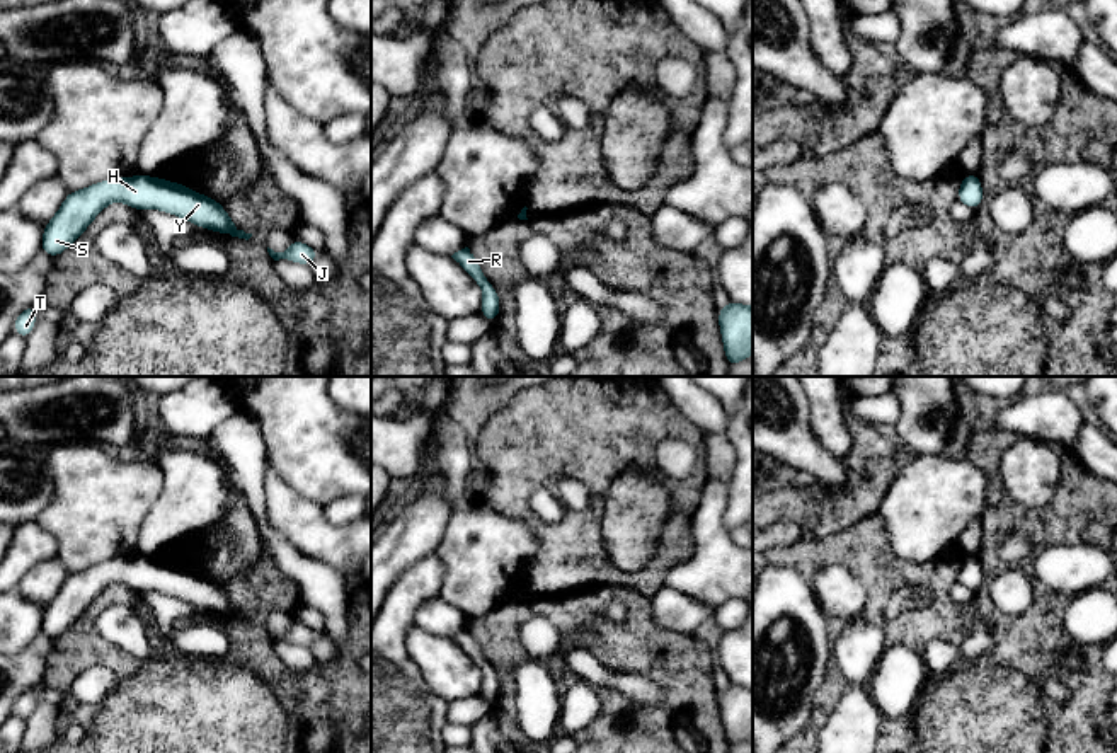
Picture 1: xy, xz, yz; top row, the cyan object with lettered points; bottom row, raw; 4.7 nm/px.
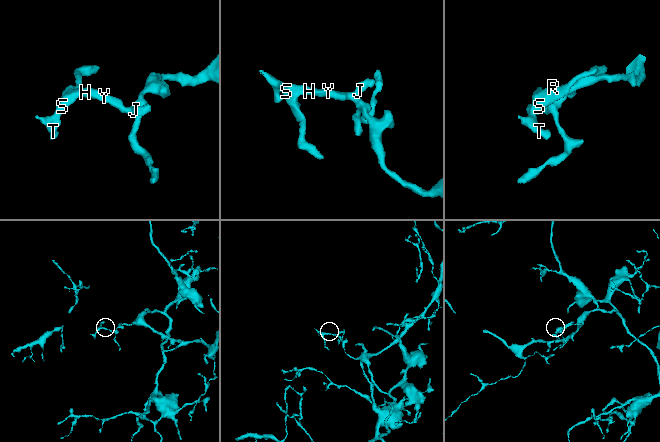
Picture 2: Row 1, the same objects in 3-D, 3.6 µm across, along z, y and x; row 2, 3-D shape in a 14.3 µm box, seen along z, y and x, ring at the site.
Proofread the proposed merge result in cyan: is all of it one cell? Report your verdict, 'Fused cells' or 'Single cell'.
Single cell

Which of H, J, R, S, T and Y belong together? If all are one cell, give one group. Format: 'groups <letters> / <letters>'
groups H J R S T Y

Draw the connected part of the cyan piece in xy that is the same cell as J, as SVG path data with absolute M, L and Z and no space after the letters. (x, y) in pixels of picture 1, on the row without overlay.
M293 620L293 624L289 625L289 629L284 634L274 634L269 629L267 629L267 634L274 642L286 641L291 644L305 646L305 647L312 647L312 644L318 637L317 630L300 624L298 620Z

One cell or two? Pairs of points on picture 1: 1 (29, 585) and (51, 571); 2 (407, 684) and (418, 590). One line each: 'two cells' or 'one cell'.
1: one cell
2: one cell

